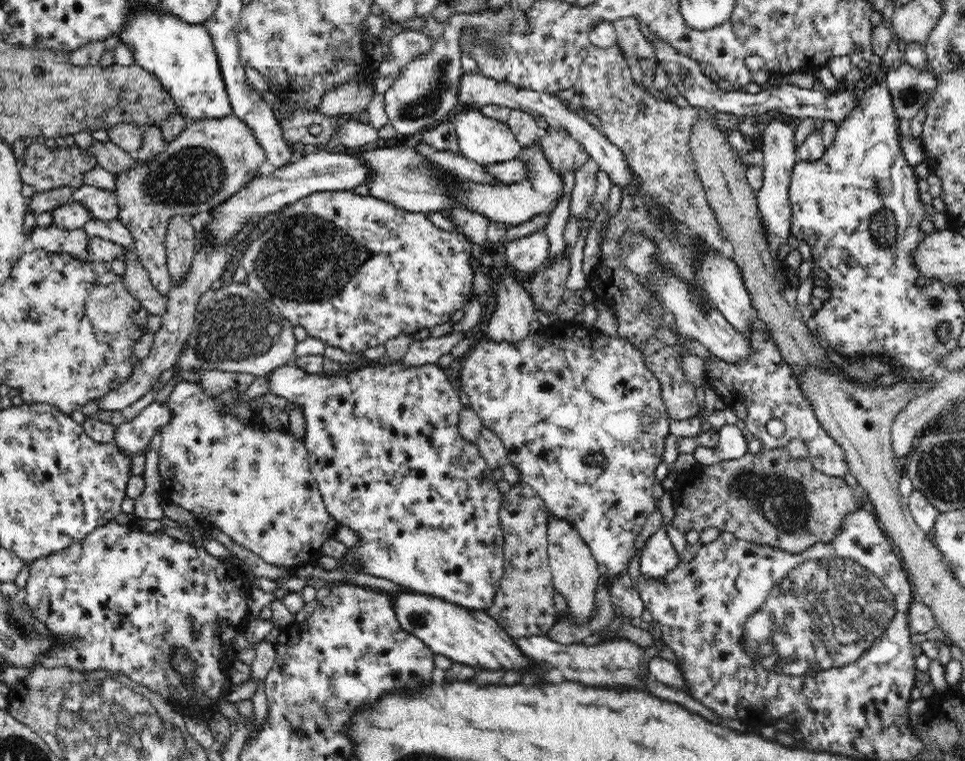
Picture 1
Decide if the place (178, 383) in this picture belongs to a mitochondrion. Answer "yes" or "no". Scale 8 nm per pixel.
no

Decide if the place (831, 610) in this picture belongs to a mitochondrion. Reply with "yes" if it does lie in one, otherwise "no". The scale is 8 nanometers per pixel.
yes

